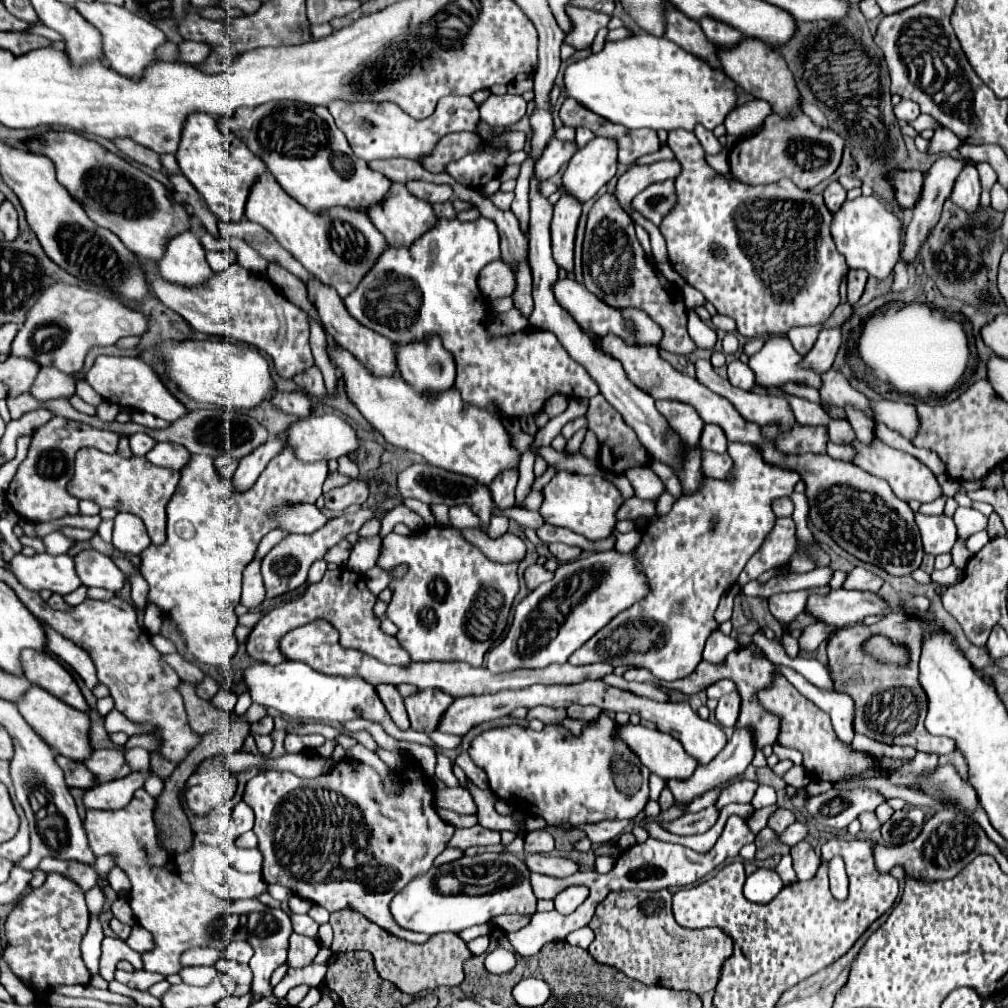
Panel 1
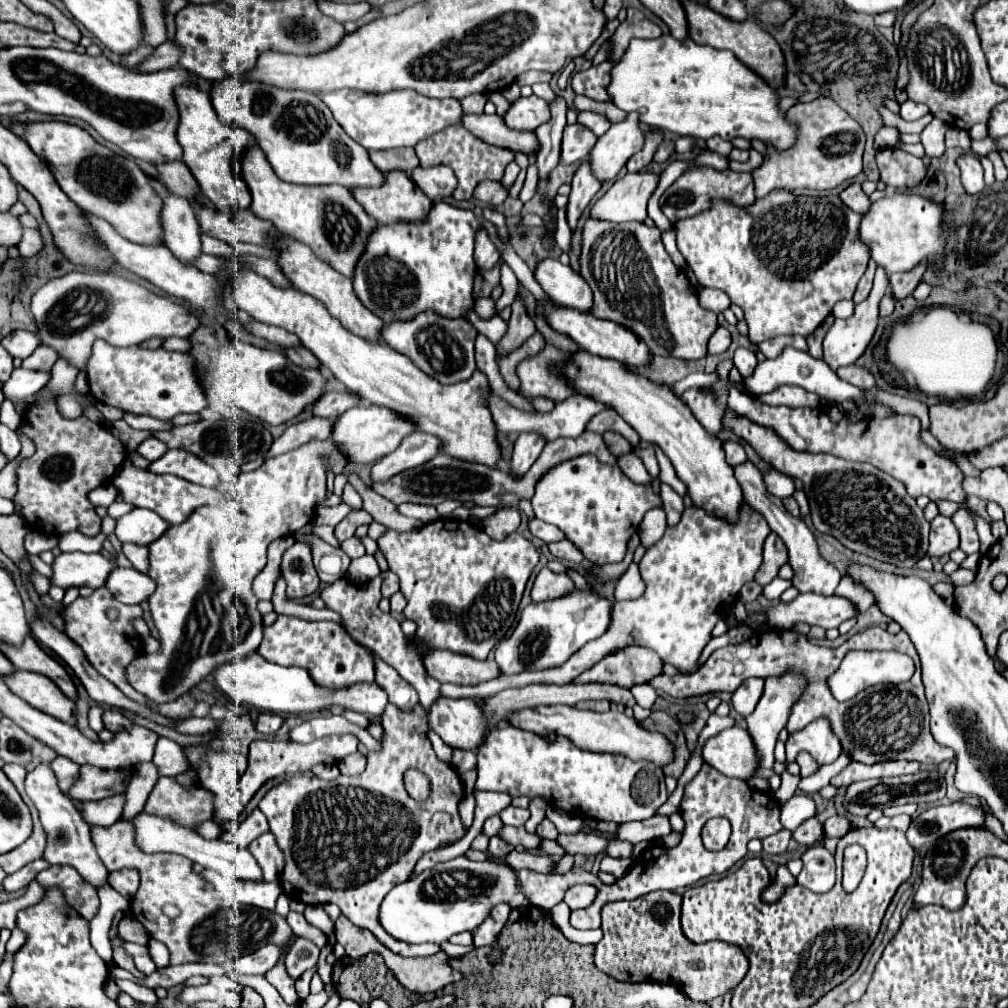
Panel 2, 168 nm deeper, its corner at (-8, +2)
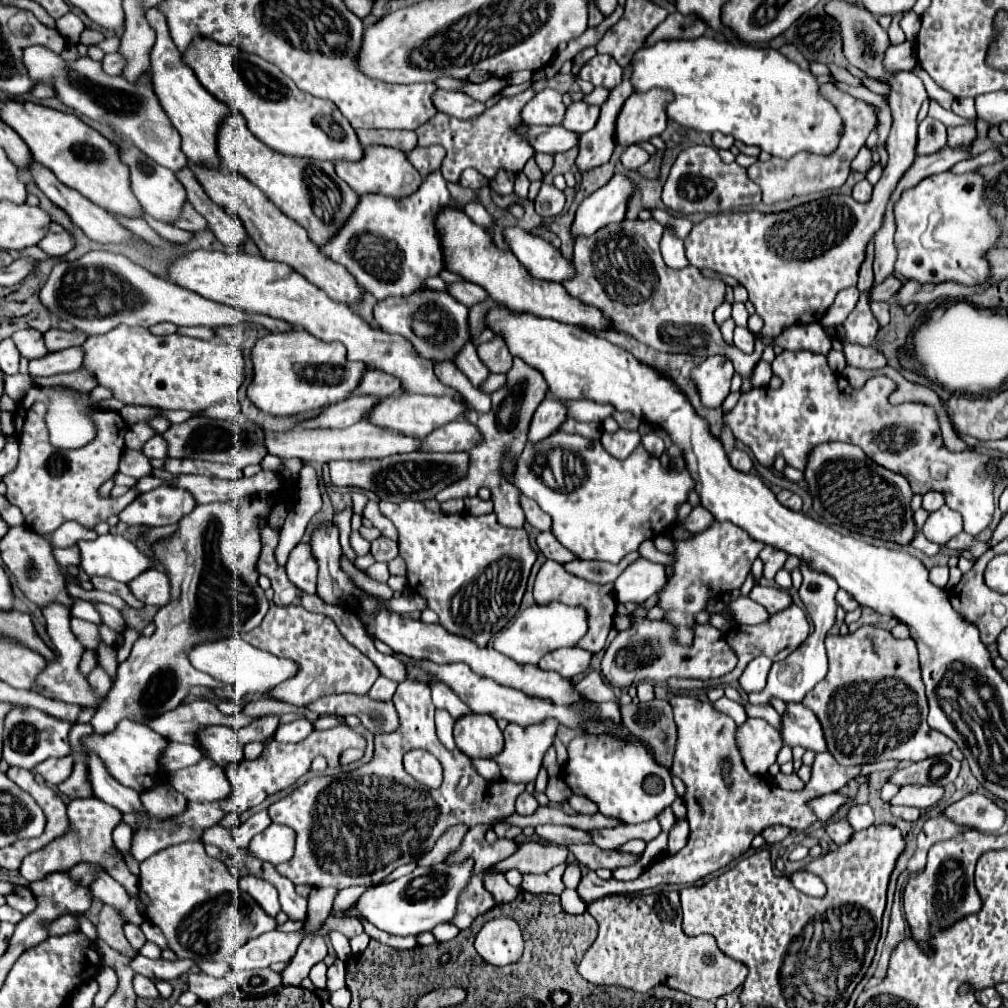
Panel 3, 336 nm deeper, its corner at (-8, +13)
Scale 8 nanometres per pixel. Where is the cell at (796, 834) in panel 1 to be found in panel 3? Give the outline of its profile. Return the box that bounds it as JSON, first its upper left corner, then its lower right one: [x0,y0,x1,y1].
[846,806,874,830]

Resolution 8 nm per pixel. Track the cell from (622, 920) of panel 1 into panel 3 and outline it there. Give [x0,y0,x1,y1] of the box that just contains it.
[578,890,748,1000]

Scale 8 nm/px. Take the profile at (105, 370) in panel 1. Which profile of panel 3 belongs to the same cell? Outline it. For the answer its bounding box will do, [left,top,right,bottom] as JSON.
[82,324,244,412]

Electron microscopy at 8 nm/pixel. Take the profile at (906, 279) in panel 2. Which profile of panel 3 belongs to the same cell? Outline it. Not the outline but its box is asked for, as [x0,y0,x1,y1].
[870,276,902,302]

